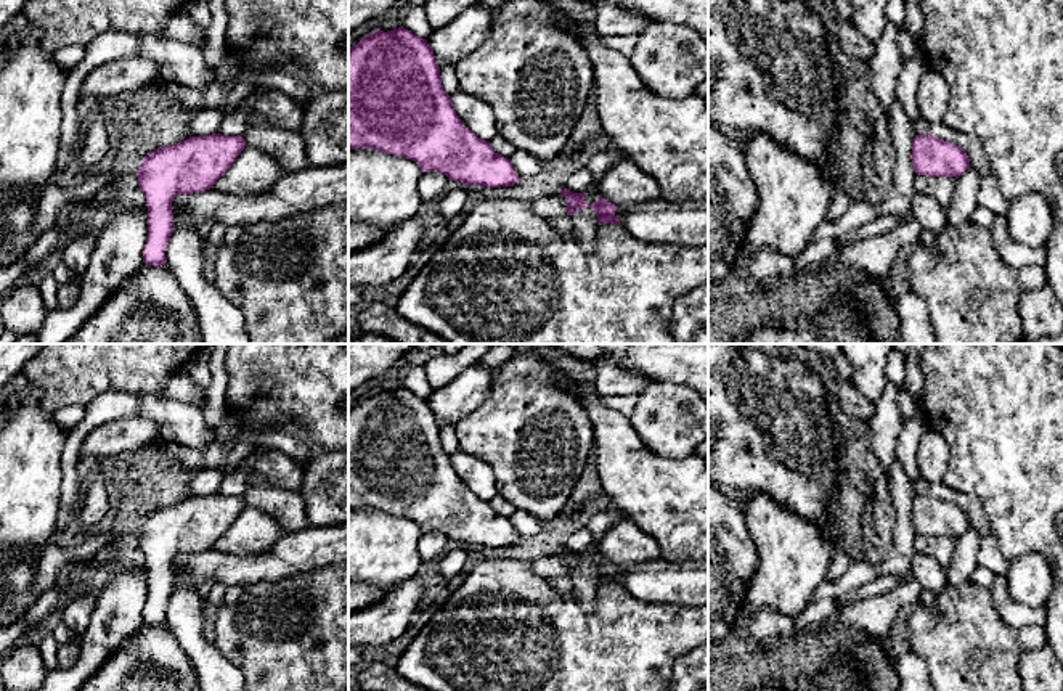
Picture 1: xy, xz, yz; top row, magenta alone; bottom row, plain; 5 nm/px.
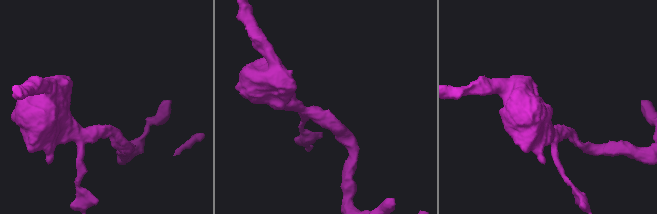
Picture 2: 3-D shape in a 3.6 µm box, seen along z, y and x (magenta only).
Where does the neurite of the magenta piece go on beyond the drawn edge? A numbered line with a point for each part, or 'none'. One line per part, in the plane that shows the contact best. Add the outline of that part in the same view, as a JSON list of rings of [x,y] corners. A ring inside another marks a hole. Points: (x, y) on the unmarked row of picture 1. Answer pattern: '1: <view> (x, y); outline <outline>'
none

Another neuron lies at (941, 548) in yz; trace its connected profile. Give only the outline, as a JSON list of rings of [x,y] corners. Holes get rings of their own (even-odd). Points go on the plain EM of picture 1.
[[[915,534],[914,540],[917,553],[935,558],[944,569],[952,562],[955,545],[955,537],[927,537]]]

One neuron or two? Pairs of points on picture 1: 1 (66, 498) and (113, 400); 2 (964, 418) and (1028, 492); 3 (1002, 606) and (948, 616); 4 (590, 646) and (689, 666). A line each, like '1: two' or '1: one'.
1: one
2: one
3: two
4: two

